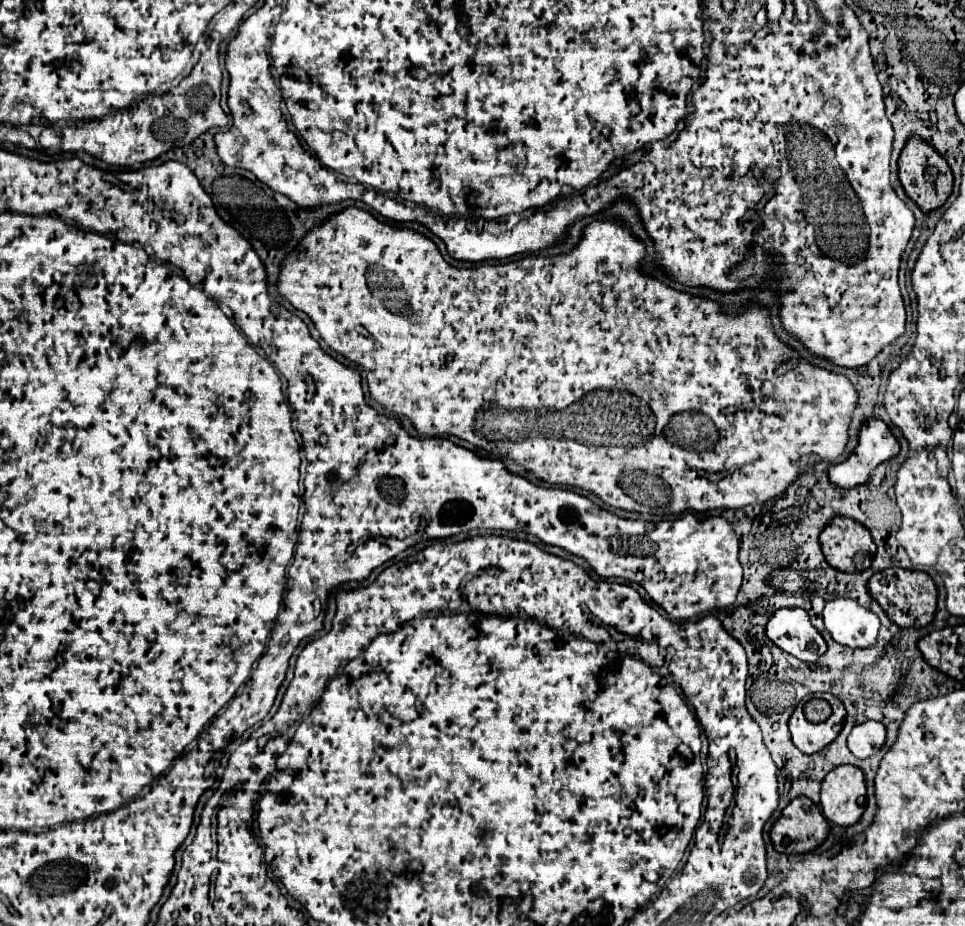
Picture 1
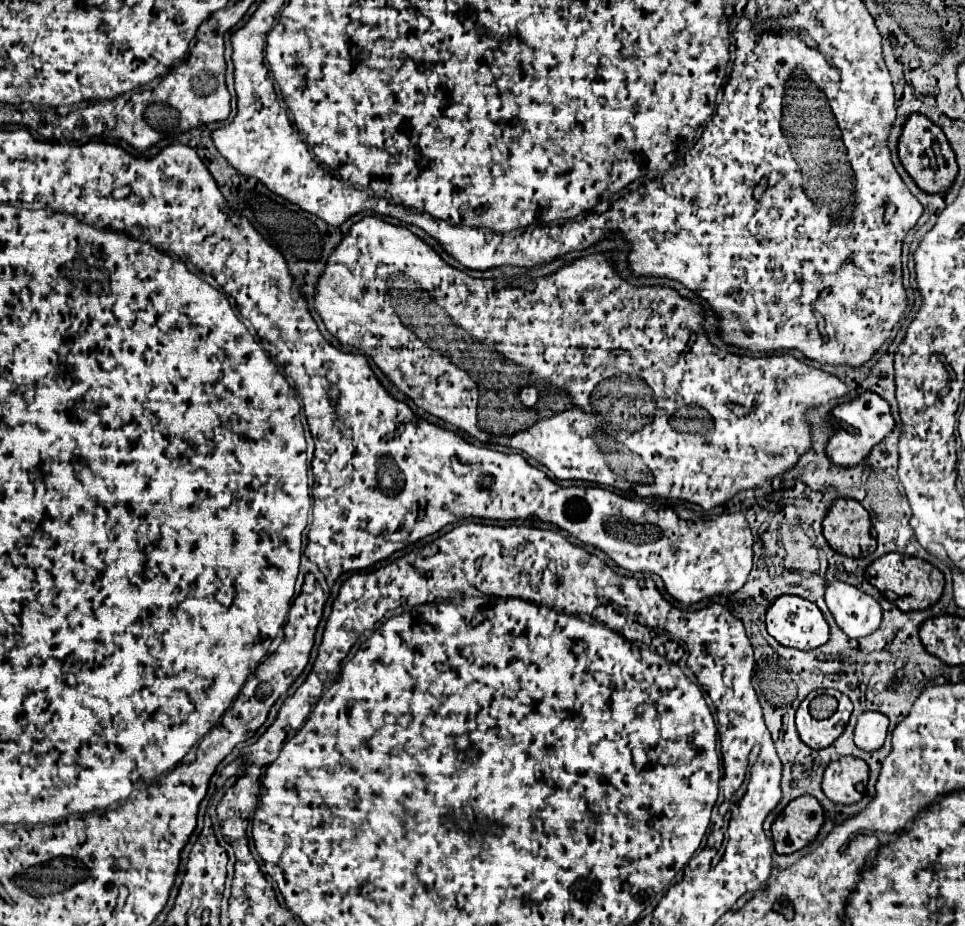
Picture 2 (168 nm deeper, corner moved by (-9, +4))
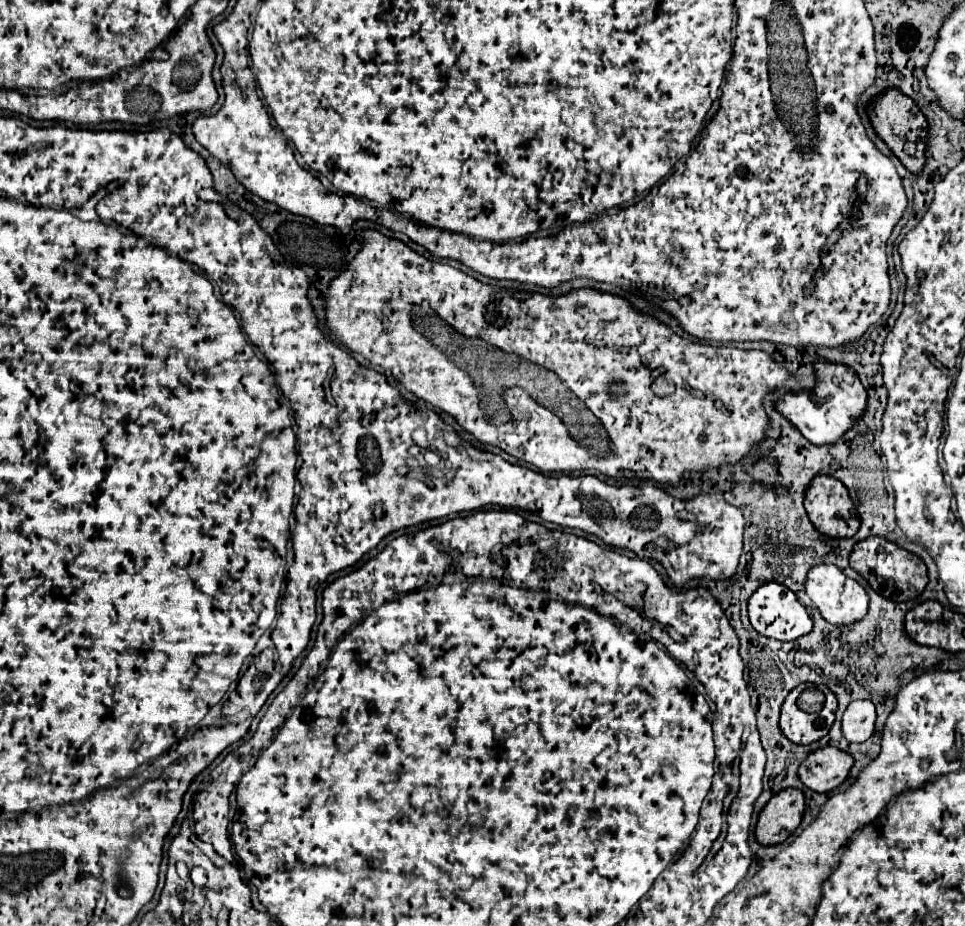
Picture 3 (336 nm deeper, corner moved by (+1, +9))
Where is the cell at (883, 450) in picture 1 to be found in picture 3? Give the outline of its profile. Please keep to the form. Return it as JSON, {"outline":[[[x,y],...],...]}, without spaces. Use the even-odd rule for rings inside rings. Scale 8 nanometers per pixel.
{"outline":[[[817,363],[819,383],[811,391],[789,393],[775,403],[777,411],[783,413],[813,445],[833,445],[845,437],[845,433],[863,417],[867,409],[867,391],[861,385],[857,373],[845,365]]]}

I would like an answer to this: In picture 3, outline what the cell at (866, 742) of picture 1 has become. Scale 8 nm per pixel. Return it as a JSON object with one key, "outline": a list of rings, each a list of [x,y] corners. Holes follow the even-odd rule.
{"outline":[[[853,701],[843,713],[843,735],[851,743],[867,741],[875,731],[875,705],[871,701]]]}

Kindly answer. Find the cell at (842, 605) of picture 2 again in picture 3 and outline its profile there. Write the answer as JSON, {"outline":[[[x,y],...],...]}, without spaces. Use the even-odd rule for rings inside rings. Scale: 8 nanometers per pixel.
{"outline":[[[817,565],[817,567],[813,567],[807,575],[805,591],[811,597],[813,605],[821,611],[823,619],[829,621],[831,625],[837,625],[837,627],[857,623],[859,619],[863,619],[863,615],[867,613],[867,607],[869,607],[869,597],[865,593],[865,589],[857,581],[845,577],[841,573],[841,569],[837,569],[835,565]]]}

